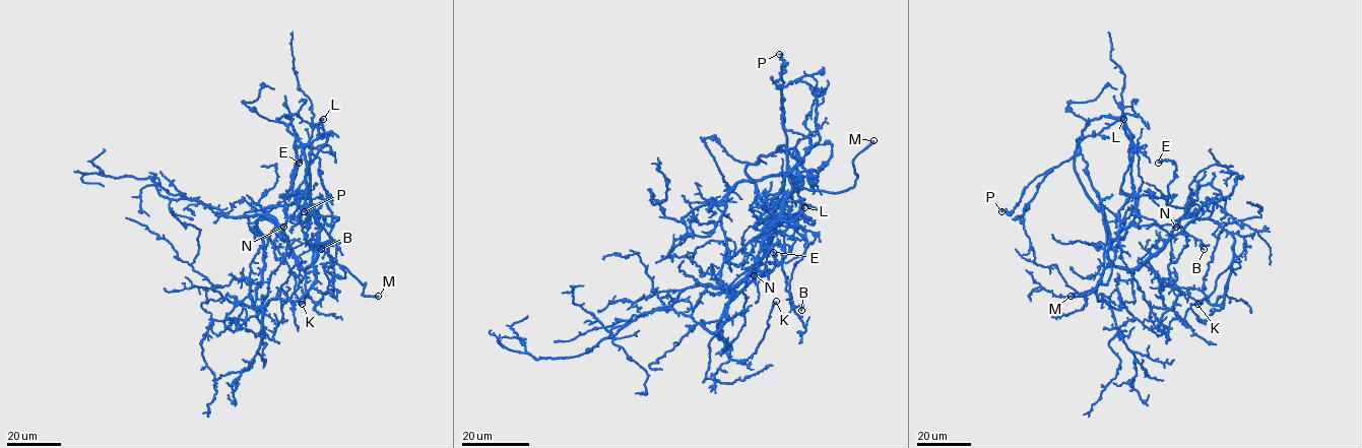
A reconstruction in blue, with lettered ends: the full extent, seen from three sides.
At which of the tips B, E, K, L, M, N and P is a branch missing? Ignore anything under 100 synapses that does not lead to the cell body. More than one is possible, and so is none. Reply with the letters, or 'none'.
M

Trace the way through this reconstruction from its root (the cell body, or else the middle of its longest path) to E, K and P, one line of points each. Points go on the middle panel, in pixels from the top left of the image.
E: (770, 236), (761, 261), (729, 285), (757, 263), (754, 269), (765, 264), (769, 274), (775, 262), (773, 252)
K: (770, 236), (756, 275), (727, 305), (720, 322), (720, 334), (731, 359), (747, 360), (756, 352), (776, 301)
P: (770, 236), (783, 200), (799, 189), (790, 181), (785, 147), (777, 149), (789, 152), (783, 128), (779, 54)

